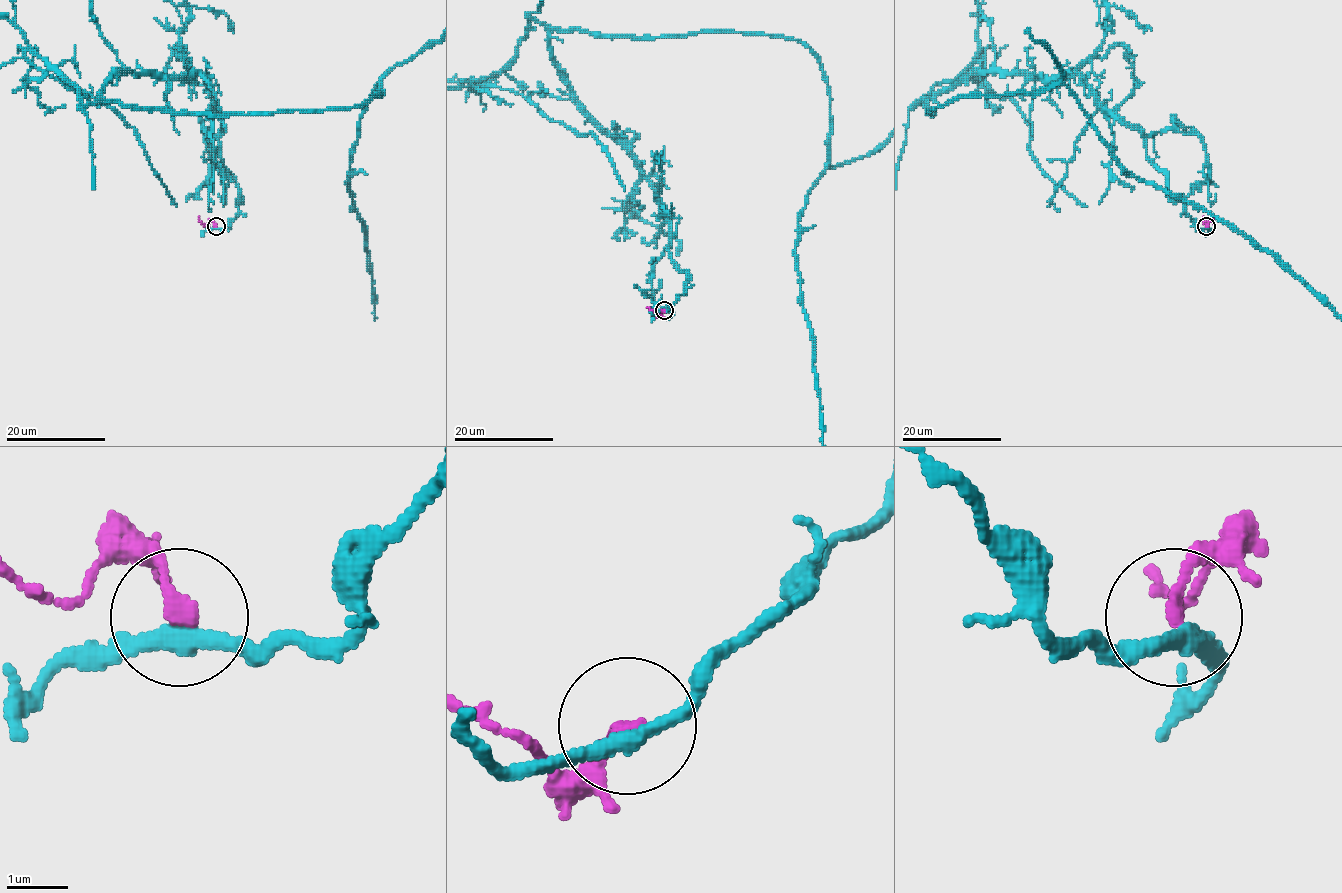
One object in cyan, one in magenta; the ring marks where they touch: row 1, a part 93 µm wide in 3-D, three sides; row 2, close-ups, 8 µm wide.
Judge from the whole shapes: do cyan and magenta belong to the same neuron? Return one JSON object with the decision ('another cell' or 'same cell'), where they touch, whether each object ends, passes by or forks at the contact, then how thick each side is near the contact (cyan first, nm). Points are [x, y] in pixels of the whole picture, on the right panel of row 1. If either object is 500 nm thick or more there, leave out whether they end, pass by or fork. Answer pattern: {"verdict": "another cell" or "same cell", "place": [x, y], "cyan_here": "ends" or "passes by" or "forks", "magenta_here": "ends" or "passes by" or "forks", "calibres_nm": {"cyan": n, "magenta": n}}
{"verdict": "another cell", "place": [1206, 226], "cyan_here": "passes by", "magenta_here": "ends", "calibres_nm": {"cyan": 280, "magenta": 240}}

